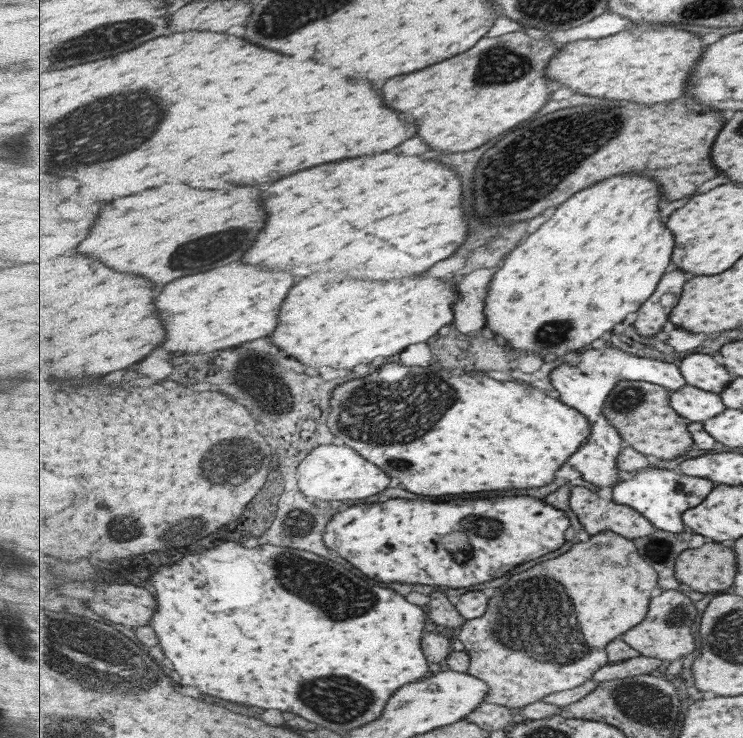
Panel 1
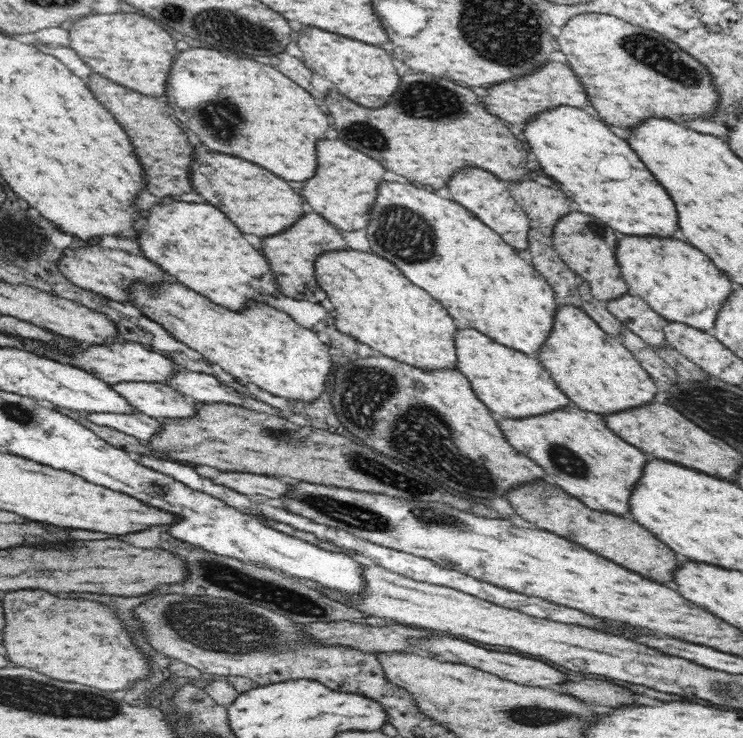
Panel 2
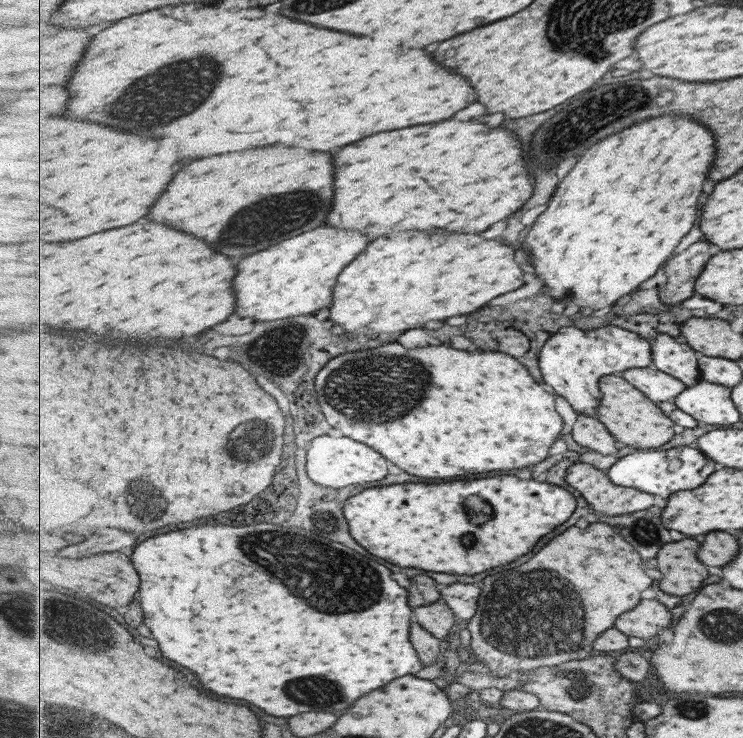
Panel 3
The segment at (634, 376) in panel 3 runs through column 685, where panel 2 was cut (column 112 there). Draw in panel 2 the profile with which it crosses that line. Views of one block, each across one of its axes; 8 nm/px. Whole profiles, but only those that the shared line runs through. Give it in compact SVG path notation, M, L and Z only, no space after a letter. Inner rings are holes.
M118 382L108 384L122 395L133 410L155 419L194 416L194 400L186 398L161 382Z

